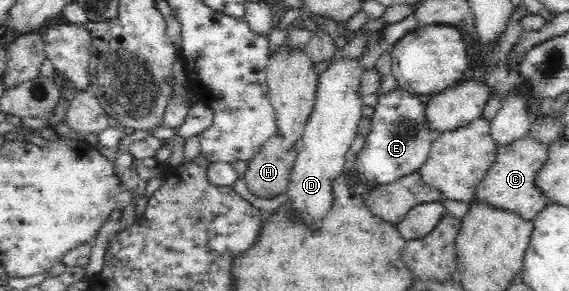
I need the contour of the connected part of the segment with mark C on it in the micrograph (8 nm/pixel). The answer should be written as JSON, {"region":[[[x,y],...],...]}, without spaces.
{"region":[[[526,133],[520,139],[506,143],[497,149],[496,159],[492,167],[480,181],[476,189],[476,197],[488,204],[496,205],[496,208],[504,208],[510,212],[522,215],[524,219],[533,220],[546,205],[549,205],[548,196],[544,196],[540,188],[536,186],[536,175],[546,163],[549,144],[535,136]]]}

